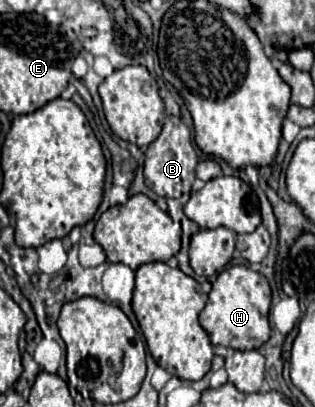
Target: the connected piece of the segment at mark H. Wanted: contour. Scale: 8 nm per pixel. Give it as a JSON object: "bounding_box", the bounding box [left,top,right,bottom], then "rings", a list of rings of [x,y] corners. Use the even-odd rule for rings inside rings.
{"bounding_box":[200,265,272,349],"rings":[[[232,265],[224,269],[212,283],[206,307],[200,313],[200,325],[208,333],[212,345],[224,345],[232,349],[258,349],[270,339],[268,309],[272,291],[268,279],[246,265]]]}

